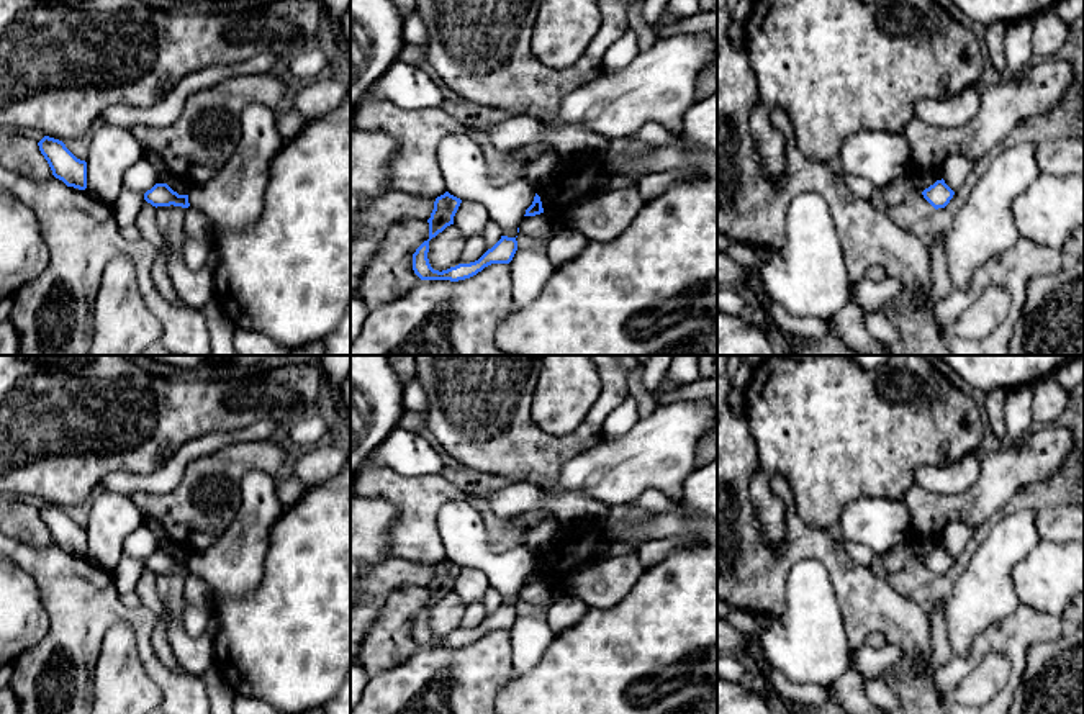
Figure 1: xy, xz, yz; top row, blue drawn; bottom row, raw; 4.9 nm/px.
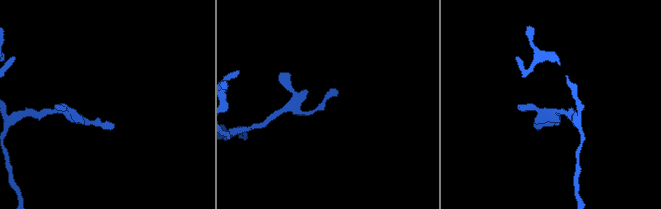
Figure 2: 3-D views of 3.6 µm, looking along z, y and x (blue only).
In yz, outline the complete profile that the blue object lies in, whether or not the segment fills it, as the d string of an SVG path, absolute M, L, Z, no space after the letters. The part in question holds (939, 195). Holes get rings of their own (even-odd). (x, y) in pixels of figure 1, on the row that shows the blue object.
M937 180L933 185L922 192L924 198L935 208L945 208L953 198L955 192L945 183L945 180Z

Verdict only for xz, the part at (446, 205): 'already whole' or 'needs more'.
already whole

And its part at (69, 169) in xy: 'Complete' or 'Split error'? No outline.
Complete

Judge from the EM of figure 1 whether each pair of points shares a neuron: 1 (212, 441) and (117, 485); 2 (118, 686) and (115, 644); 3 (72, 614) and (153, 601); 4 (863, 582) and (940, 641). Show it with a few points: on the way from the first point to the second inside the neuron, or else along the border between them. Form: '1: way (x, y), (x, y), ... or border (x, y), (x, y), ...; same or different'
1: way (189, 452), (159, 482), (140, 482); same
2: way (118, 677), (115, 672), (115, 654); same
3: border (141, 603), (156, 616), (156, 631), (151, 641); different
4: border (929, 618), (932, 660); different

